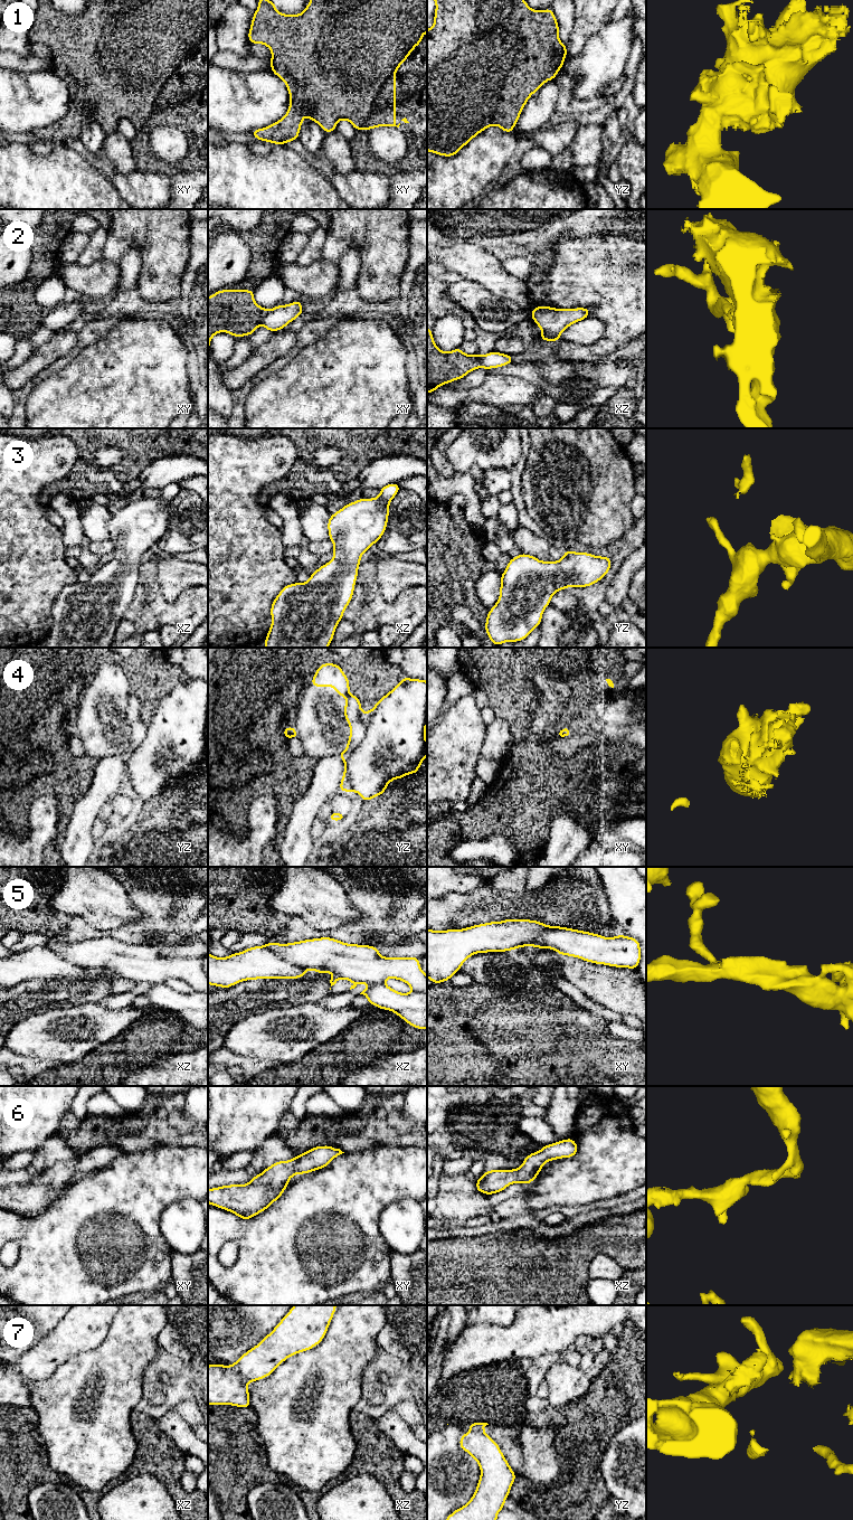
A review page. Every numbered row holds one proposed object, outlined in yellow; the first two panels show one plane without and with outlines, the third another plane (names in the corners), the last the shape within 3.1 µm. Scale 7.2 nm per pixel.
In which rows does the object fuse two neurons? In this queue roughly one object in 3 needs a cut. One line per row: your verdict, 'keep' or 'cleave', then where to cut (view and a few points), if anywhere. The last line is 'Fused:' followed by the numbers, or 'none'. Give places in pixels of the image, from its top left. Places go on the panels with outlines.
1: keep; cut none
2: cleave; cut xy (268, 310), (261, 322)
3: keep; cut none
4: cleave; cut xy (560, 730), (564, 736)
5: keep; cut none
6: keep; cut none
7: cleave; cut yz (471, 1429), (479, 1431), (482, 1434), (484, 1448), (499, 1448)
Fused: 2, 4, 7

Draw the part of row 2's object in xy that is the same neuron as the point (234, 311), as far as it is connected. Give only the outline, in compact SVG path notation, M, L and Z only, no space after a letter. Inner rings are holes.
M219 290L208 298L208 352L211 338L219 332L233 337L252 336L267 309L254 300L254 290Z

